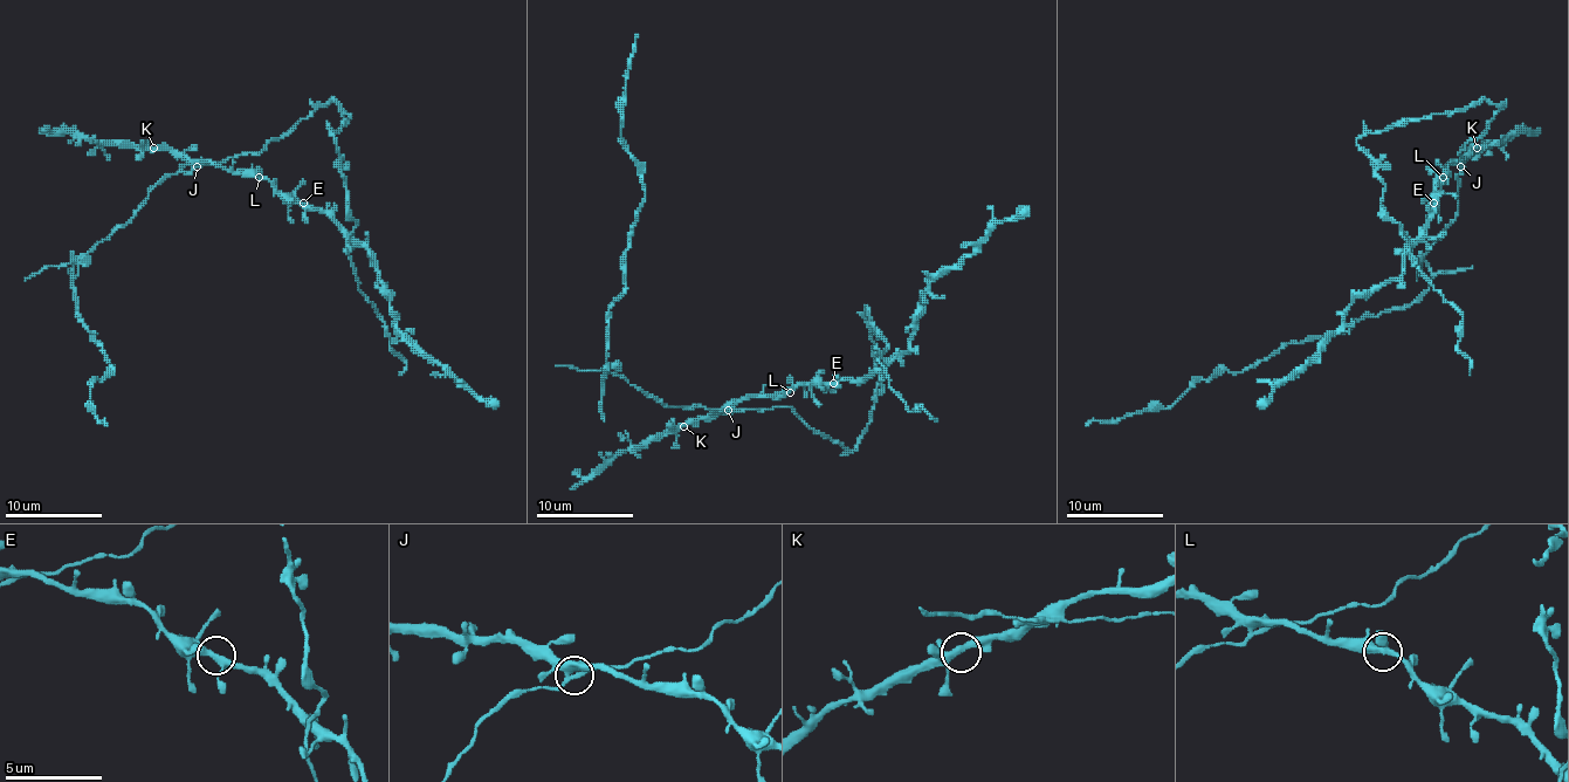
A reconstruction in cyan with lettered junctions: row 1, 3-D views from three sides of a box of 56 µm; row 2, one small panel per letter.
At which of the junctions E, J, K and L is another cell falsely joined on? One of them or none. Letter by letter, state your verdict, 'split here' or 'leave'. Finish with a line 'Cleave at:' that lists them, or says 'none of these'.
E: leave
J: split here
K: leave
L: leave
Cleave at: J

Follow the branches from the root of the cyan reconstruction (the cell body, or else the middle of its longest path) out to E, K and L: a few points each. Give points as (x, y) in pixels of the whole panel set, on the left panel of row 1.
E: (149, 193), (172, 175), (211, 162), (235, 172), (254, 172), (303, 203)
K: (149, 193), (187, 162), (167, 150), (153, 148)
L: (149, 193), (167, 177), (190, 172), (199, 162), (211, 162), (235, 172), (254, 172), (259, 177)

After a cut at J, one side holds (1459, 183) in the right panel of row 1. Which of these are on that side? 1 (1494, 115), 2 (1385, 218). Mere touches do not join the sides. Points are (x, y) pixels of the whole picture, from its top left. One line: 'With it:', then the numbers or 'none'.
With it: 1, 2

